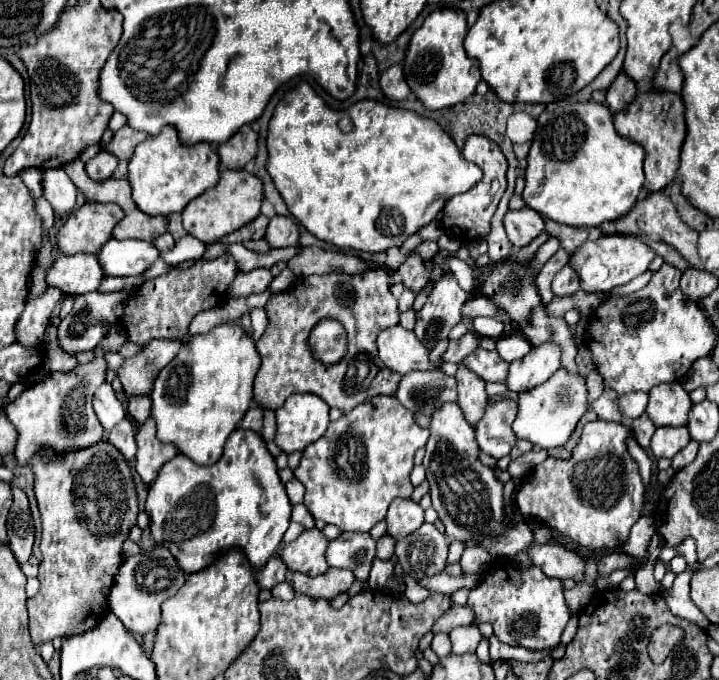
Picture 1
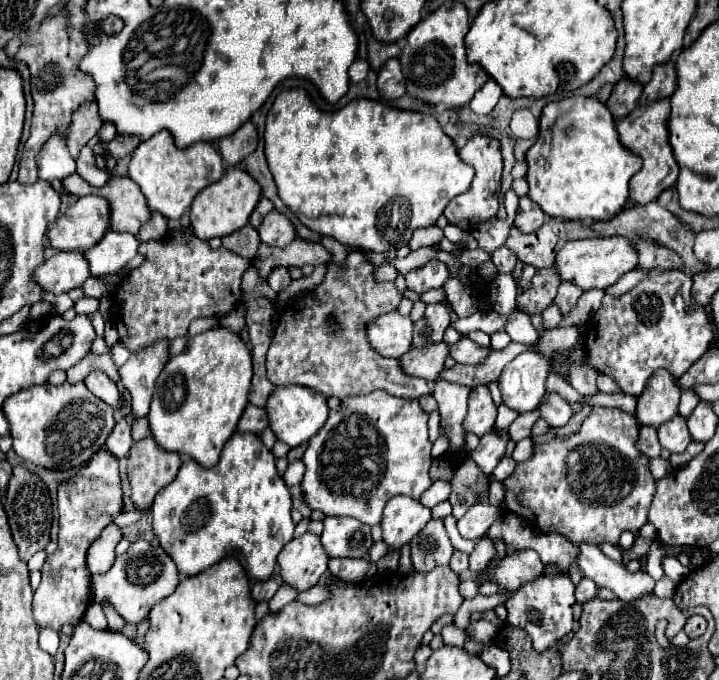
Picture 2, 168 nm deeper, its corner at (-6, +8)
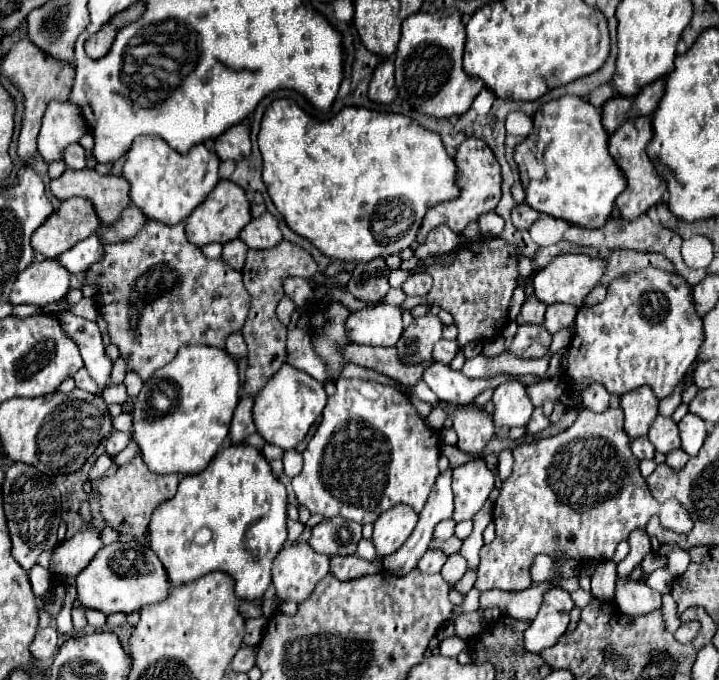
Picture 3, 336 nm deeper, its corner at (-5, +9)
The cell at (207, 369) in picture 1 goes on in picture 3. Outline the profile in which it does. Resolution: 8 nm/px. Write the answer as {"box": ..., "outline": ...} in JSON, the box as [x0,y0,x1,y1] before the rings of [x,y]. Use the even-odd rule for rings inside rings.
{"box":[133,345,239,475],"outline":[[[189,345],[177,351],[177,357],[169,365],[157,369],[149,383],[143,385],[133,409],[133,441],[139,445],[139,453],[151,473],[167,475],[195,475],[201,473],[211,459],[217,455],[223,439],[229,433],[229,423],[233,409],[239,401],[239,375],[237,363],[223,349],[213,349],[209,345]]]}

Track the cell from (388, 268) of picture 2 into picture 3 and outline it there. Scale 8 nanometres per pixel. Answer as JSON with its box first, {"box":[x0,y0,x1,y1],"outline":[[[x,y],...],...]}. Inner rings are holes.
{"box":[347,259,389,303],"outline":[[[373,259],[367,265],[357,265],[351,273],[351,279],[347,283],[347,289],[355,299],[367,301],[367,303],[379,303],[385,299],[389,291],[389,267],[383,259]]]}

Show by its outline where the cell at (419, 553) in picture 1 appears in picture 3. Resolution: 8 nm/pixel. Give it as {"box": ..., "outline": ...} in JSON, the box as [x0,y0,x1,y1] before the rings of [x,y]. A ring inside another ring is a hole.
{"box":[417,551,447,573],"outline":[[[427,551],[421,557],[417,569],[423,573],[439,573],[441,567],[445,565],[445,561],[447,561],[447,555],[443,551]]]}

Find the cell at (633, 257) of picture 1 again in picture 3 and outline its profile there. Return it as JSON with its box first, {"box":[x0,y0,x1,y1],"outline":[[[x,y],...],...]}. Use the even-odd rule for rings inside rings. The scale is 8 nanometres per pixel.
{"box":[533,255,605,307],"outline":[[[561,255],[561,257],[555,257],[545,269],[541,269],[541,271],[537,271],[537,275],[533,275],[535,297],[545,305],[569,303],[569,305],[581,307],[585,295],[595,285],[599,285],[603,273],[605,273],[603,259],[591,259],[587,255]]]}

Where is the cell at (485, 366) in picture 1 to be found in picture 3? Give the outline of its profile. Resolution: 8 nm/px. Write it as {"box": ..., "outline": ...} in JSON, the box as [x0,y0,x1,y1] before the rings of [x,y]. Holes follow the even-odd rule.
{"box":[433,339,459,363],"outline":[[[441,339],[437,341],[437,345],[433,347],[433,359],[439,361],[439,363],[451,363],[451,359],[455,357],[459,349],[459,343],[457,341],[447,341],[447,339]]]}

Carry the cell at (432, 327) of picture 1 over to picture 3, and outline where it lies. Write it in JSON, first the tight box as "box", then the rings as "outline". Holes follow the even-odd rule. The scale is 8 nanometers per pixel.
{"box":[397,313,443,365],"outline":[[[427,313],[425,317],[413,319],[413,323],[403,331],[401,341],[397,341],[397,353],[403,363],[421,365],[431,359],[433,345],[441,339],[443,323],[439,317]]]}

